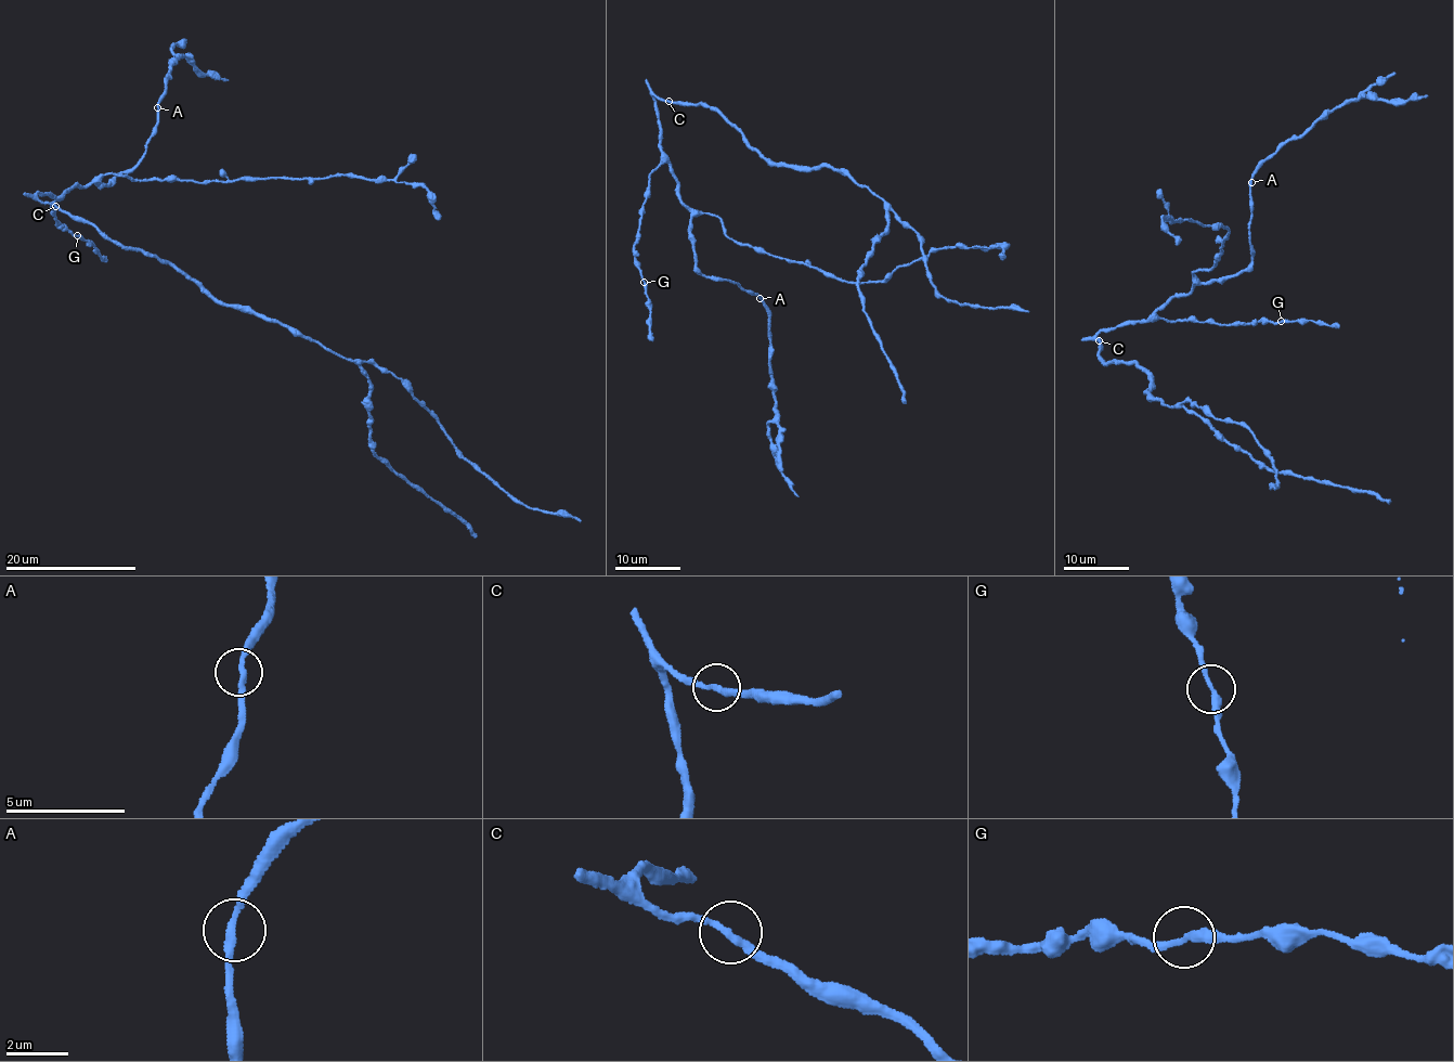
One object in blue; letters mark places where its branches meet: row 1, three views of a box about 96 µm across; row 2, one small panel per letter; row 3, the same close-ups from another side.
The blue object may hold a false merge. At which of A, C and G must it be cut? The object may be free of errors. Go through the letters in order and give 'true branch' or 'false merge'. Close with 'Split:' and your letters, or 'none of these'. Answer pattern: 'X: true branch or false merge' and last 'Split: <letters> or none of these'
A: true branch
C: true branch
G: true branch
Split: none of these

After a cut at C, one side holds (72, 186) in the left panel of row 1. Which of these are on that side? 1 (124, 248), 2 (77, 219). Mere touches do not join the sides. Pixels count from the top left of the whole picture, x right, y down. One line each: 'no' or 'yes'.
1: no
2: no

